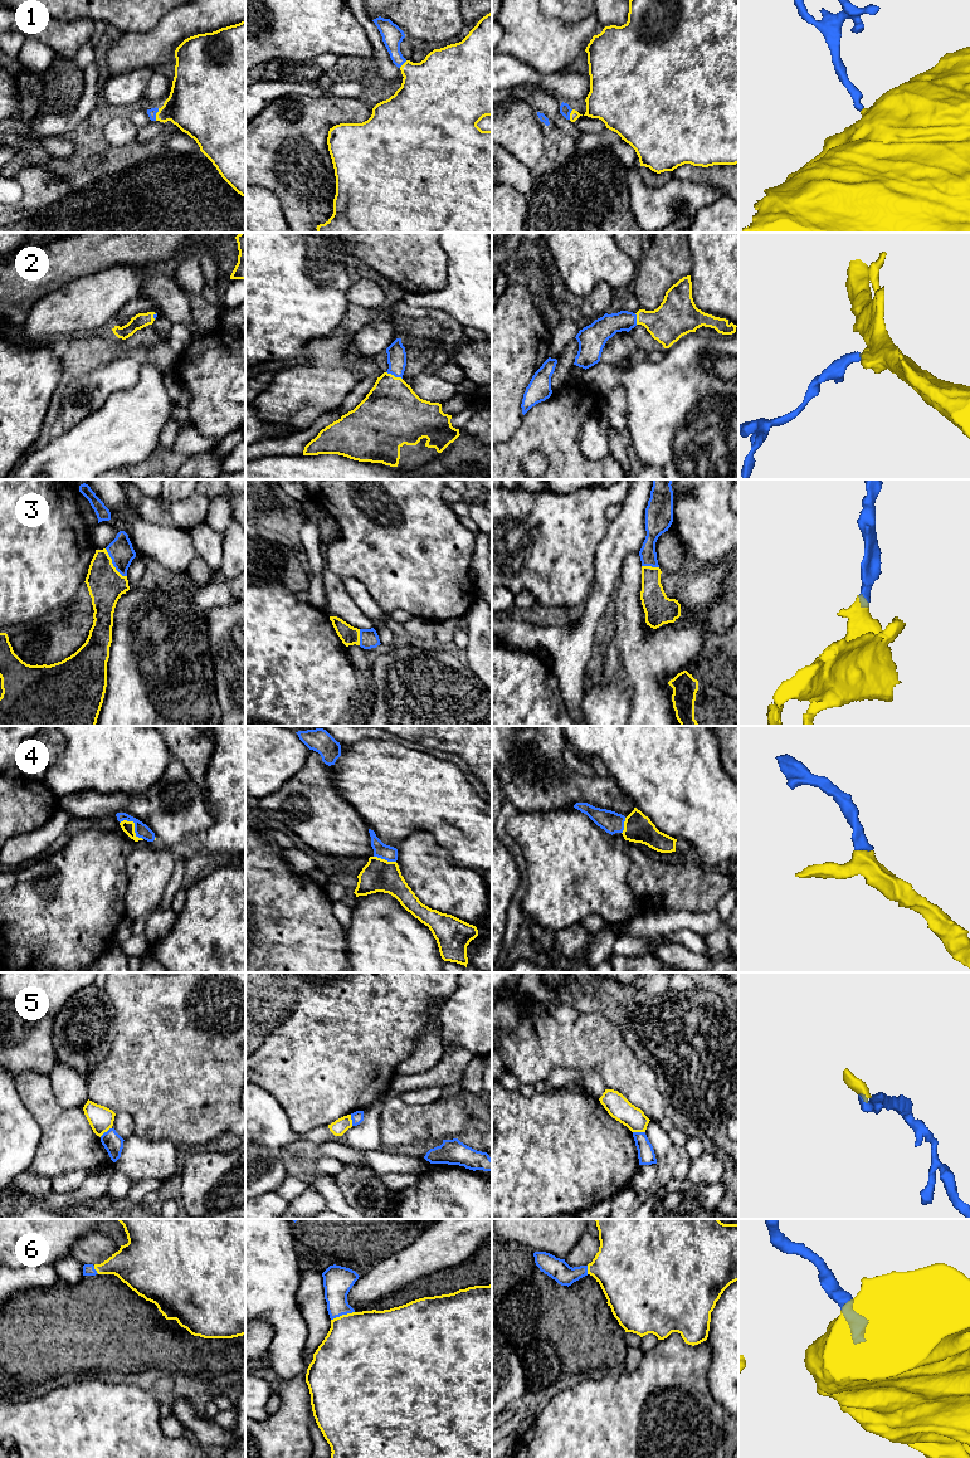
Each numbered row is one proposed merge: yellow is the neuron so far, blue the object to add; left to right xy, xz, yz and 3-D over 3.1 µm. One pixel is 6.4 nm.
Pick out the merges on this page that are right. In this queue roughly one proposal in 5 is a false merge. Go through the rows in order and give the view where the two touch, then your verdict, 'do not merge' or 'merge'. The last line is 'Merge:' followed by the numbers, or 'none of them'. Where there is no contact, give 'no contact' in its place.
1: contact in xy; merge
2: contact in xz; merge
3: contact in xy; merge
4: contact in xy; merge
5: contact in yz; do not merge
6: contact in xz; merge
Merge: 1, 2, 3, 4, 6

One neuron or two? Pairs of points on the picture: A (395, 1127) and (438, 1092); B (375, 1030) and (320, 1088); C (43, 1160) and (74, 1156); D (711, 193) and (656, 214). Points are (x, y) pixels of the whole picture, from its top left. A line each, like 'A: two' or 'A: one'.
A: two
B: one
C: one
D: one

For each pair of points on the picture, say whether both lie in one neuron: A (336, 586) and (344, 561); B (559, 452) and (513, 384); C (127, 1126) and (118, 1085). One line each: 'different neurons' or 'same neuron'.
A: different neurons
B: different neurons
C: different neurons

